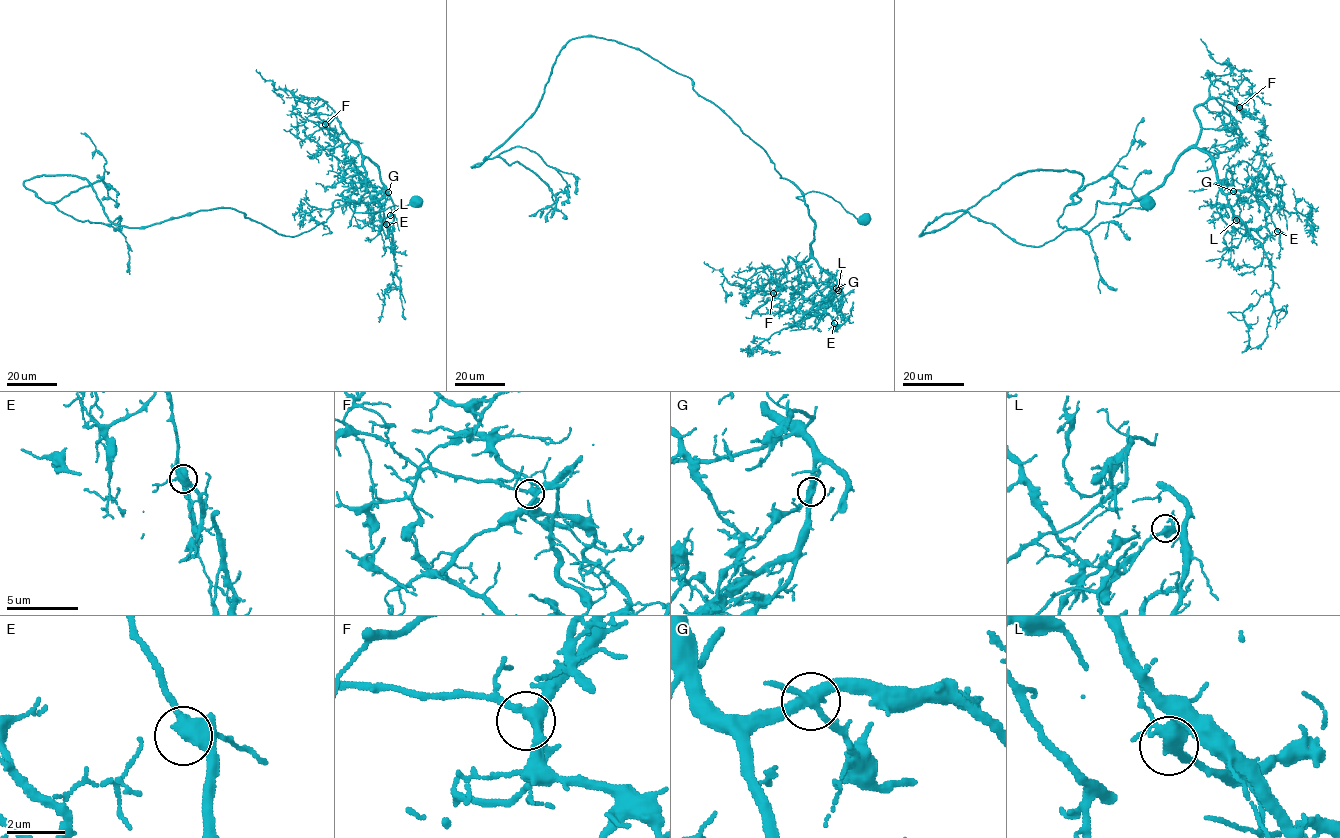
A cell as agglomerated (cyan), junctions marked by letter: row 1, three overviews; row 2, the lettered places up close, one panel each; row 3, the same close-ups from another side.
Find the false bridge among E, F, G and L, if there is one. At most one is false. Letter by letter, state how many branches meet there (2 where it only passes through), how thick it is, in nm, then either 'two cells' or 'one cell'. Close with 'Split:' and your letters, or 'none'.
E: 4 branches meet; 360 nm thick; one cell
F: 4 branches meet; 360 nm thick; one cell
G: 4 branches meet; 360 nm thick; two cells
L: 4 branches meet; 360 nm thick; one cell
Split: G

